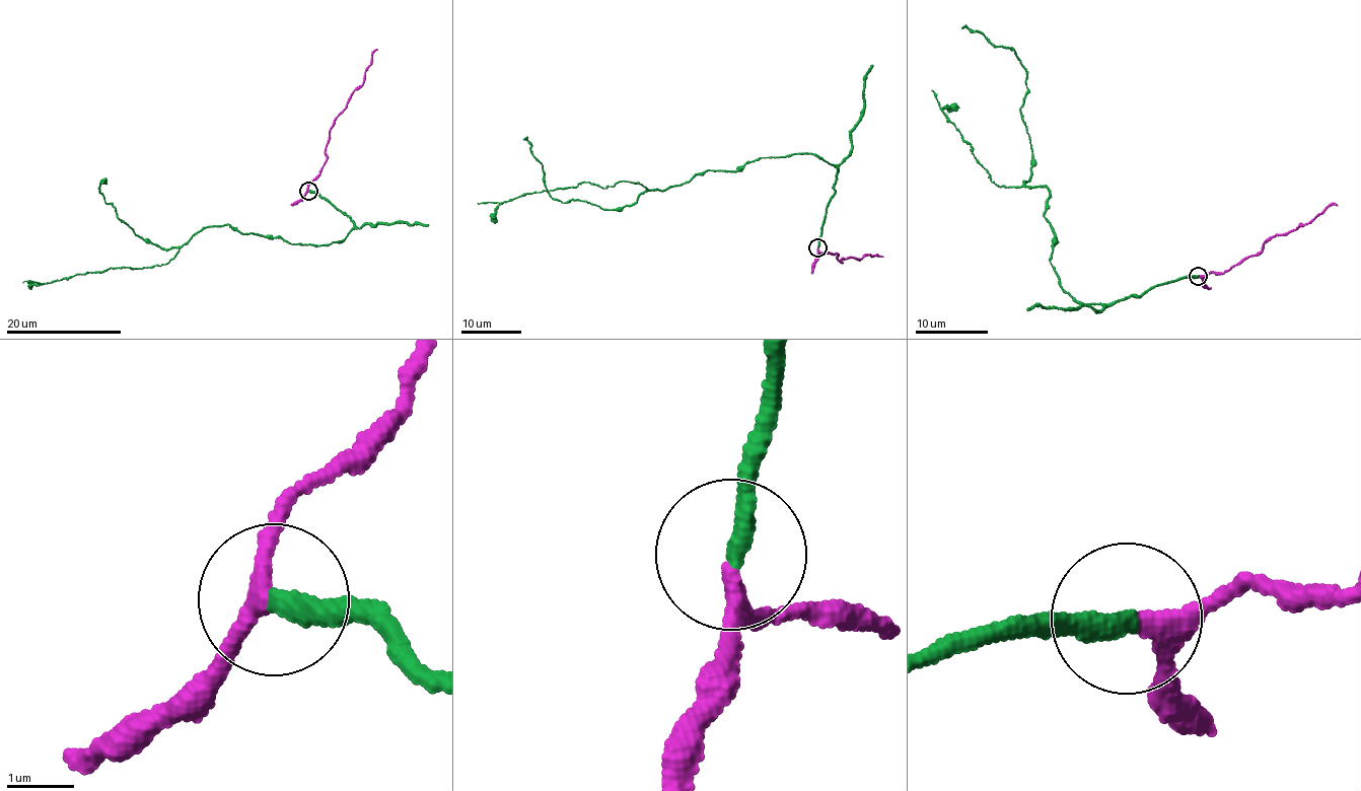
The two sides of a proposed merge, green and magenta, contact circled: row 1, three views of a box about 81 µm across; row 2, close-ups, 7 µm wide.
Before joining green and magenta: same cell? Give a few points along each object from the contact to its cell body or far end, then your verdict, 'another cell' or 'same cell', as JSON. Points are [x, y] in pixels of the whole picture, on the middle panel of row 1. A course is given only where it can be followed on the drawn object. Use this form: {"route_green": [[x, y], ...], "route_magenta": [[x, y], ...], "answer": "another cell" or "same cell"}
{"route_green": [[817, 247], [837, 169], [809, 153], [710, 170], [663, 190], [586, 182], [520, 195], [500, 203], [493, 223]], "route_magenta": [[817, 247], [838, 255], [836, 260], [842, 262], [850, 257], [883, 257]], "answer": "same cell"}

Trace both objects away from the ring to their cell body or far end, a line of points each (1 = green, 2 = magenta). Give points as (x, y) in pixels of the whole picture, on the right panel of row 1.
1: (1199, 276), (1111, 302), (1070, 295), (1049, 260), (1049, 190), (992, 182), (940, 109), (957, 106)
2: (1199, 276), (1216, 275), (1237, 265), (1260, 252), (1263, 244), (1277, 235), (1303, 225), (1326, 207), (1338, 206)

